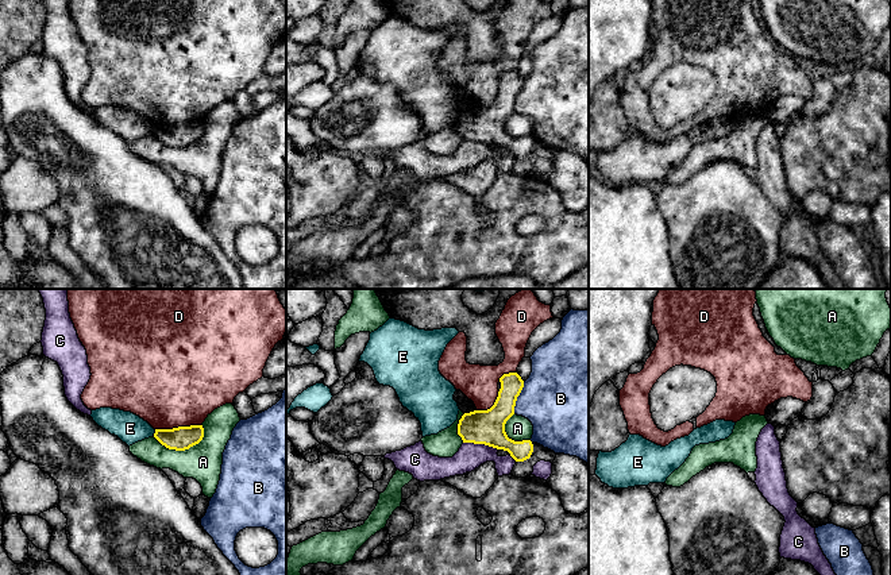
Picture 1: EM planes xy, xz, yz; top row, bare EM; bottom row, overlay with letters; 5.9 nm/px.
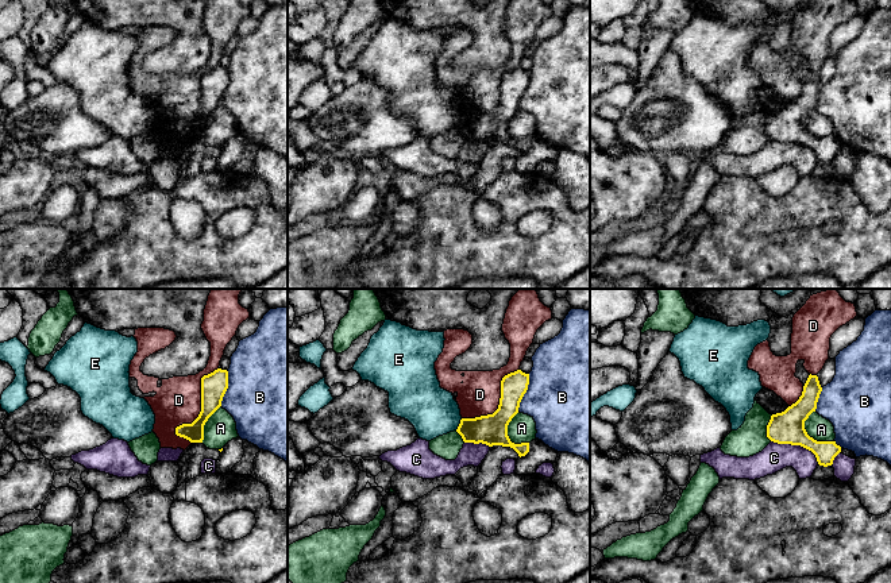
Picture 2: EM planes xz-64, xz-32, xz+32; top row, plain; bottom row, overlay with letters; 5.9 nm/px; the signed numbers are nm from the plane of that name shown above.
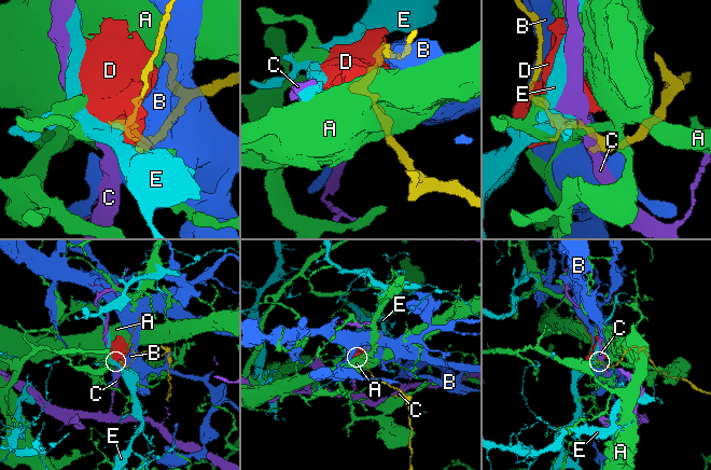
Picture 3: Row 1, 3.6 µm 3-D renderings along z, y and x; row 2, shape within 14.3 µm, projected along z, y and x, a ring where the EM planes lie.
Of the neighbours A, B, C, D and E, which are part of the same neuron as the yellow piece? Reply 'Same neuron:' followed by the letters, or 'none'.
Same neuron: none

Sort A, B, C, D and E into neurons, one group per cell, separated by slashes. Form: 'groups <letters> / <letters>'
groups A / B / C / D / E

